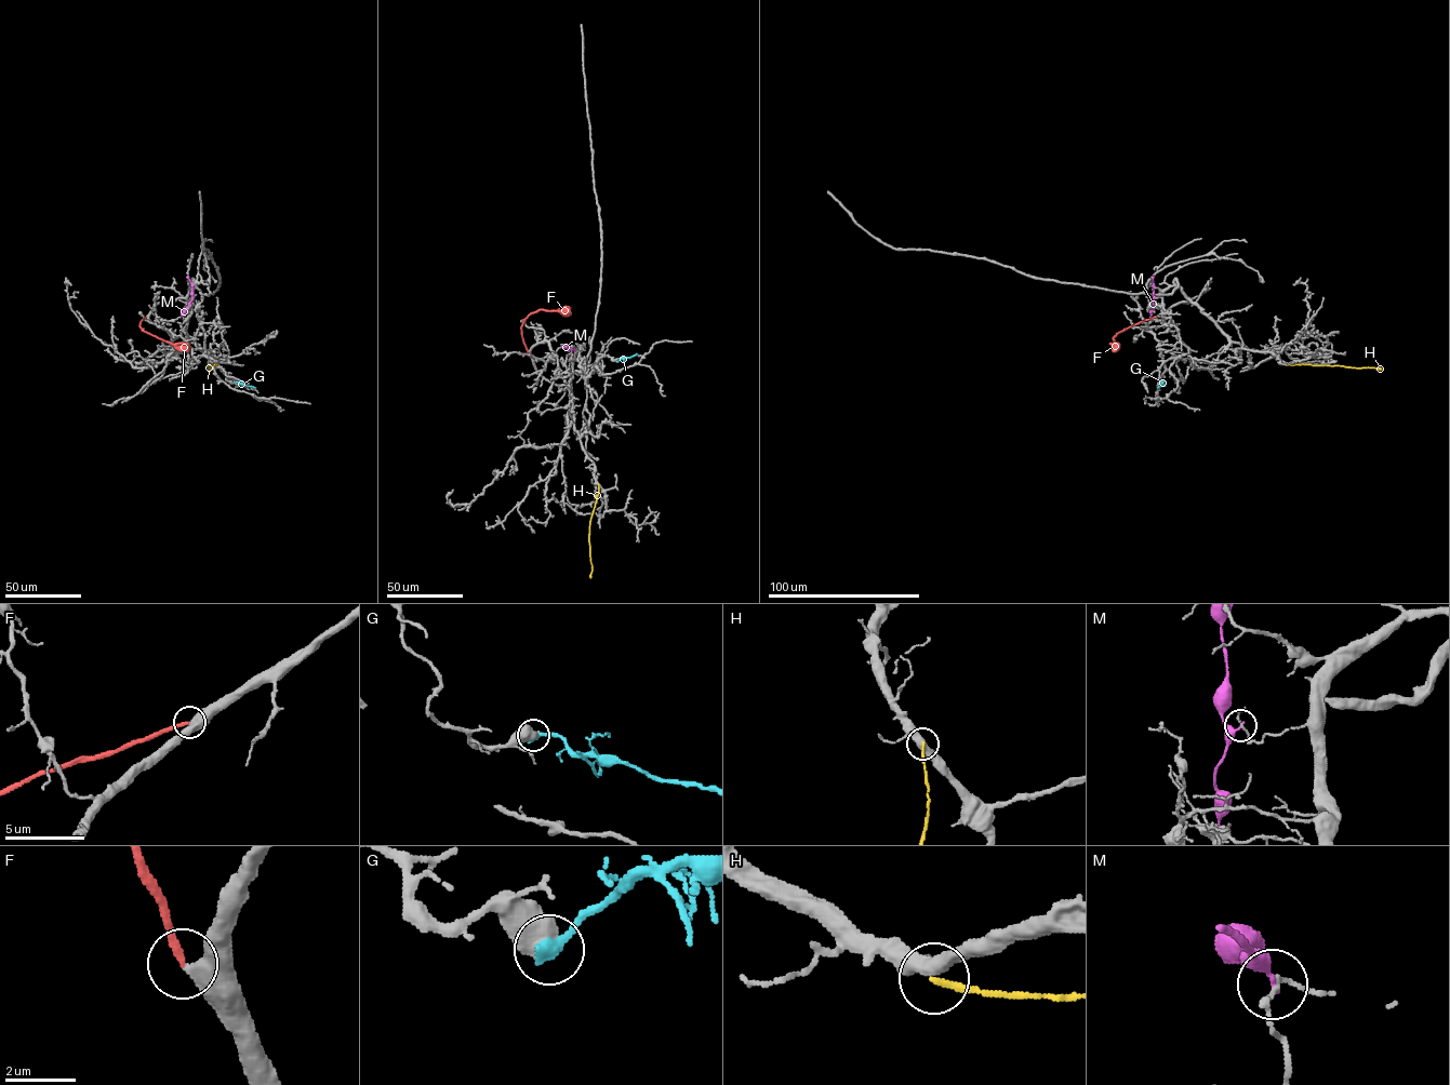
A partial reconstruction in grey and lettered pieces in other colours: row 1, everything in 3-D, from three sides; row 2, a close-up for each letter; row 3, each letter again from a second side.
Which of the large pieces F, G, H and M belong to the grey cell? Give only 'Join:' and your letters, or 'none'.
Join: F

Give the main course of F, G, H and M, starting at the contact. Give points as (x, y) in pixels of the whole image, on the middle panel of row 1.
F: (528, 352), (521, 326), (529, 315), (541, 309), (571, 312)
G: (617, 361), (637, 353)
H: (598, 484), (589, 530), (590, 577)
M: (575, 351), (562, 347)

